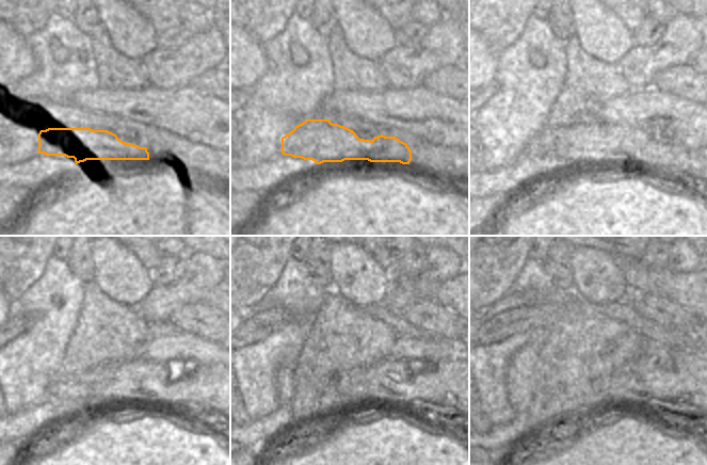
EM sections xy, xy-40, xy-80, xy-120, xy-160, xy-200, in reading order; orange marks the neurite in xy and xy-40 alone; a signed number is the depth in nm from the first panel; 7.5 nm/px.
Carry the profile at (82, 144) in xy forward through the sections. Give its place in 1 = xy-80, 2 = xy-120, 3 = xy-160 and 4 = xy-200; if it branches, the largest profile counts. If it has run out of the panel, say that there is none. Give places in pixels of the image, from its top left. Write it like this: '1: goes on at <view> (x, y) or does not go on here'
1: goes on at xy-80 (577, 144)
2: goes on at xy-120 (208, 388)
3: goes on at xy-160 (447, 385)
4: goes on at xy-200 (670, 377)

